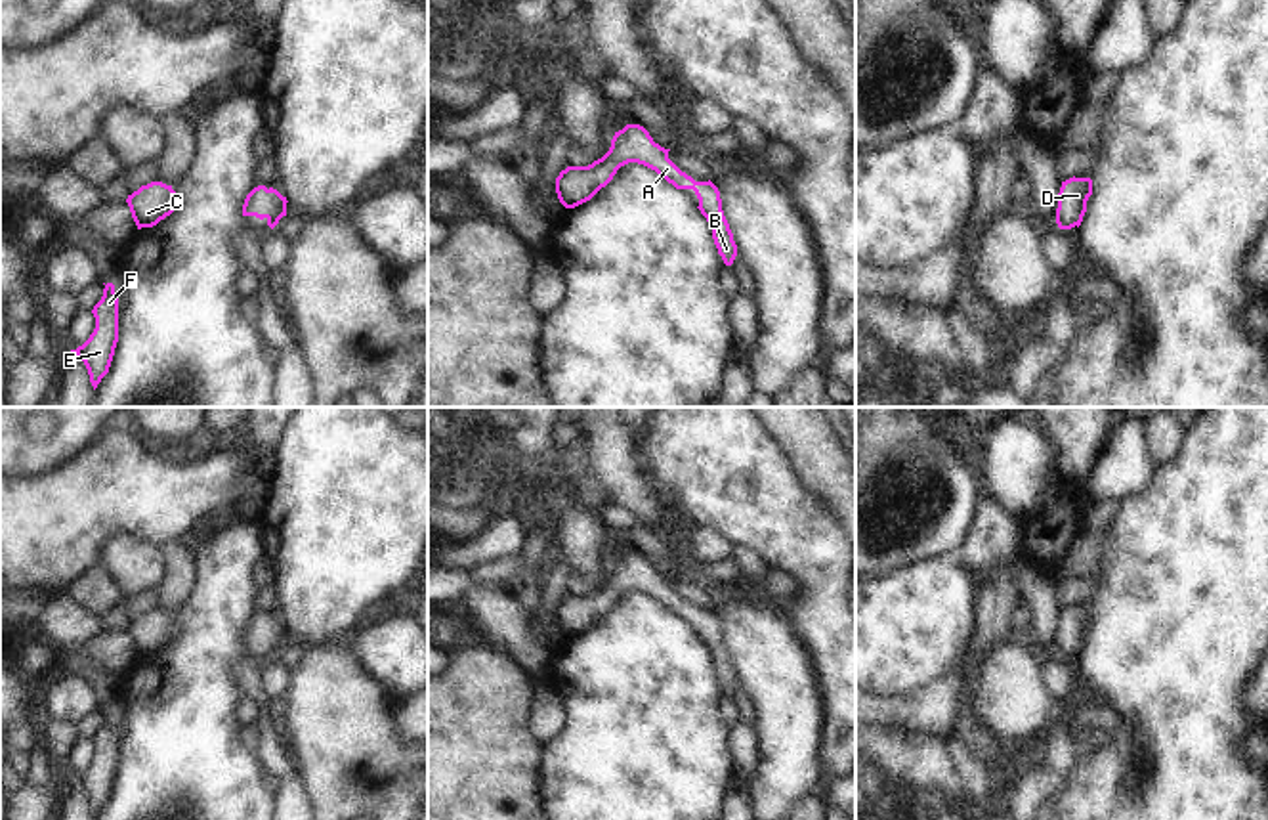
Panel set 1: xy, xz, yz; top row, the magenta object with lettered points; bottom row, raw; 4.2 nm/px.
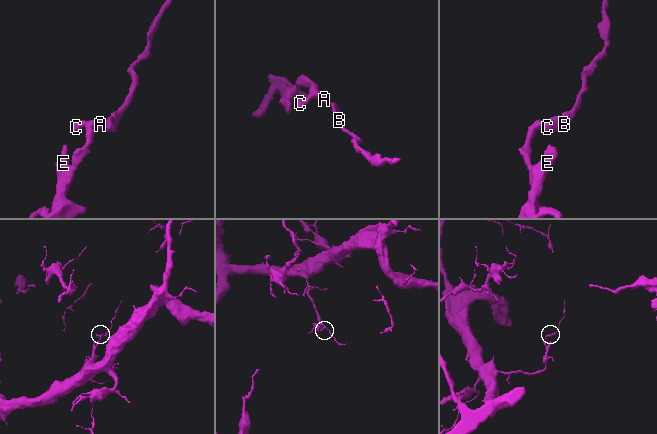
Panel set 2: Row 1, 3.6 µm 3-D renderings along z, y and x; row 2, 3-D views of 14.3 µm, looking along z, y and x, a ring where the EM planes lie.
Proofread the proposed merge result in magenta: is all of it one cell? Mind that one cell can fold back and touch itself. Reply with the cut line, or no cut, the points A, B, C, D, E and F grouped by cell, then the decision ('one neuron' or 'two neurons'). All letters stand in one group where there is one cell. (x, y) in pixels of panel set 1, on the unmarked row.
cut none; groups A B C D E F; one neuron

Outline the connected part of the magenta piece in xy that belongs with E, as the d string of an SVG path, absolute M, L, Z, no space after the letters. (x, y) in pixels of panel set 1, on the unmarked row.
M107 711L101 728L92 738L95 757L90 766L74 780L86 793L94 818L109 801L115 776L118 770L118 726L115 713Z

